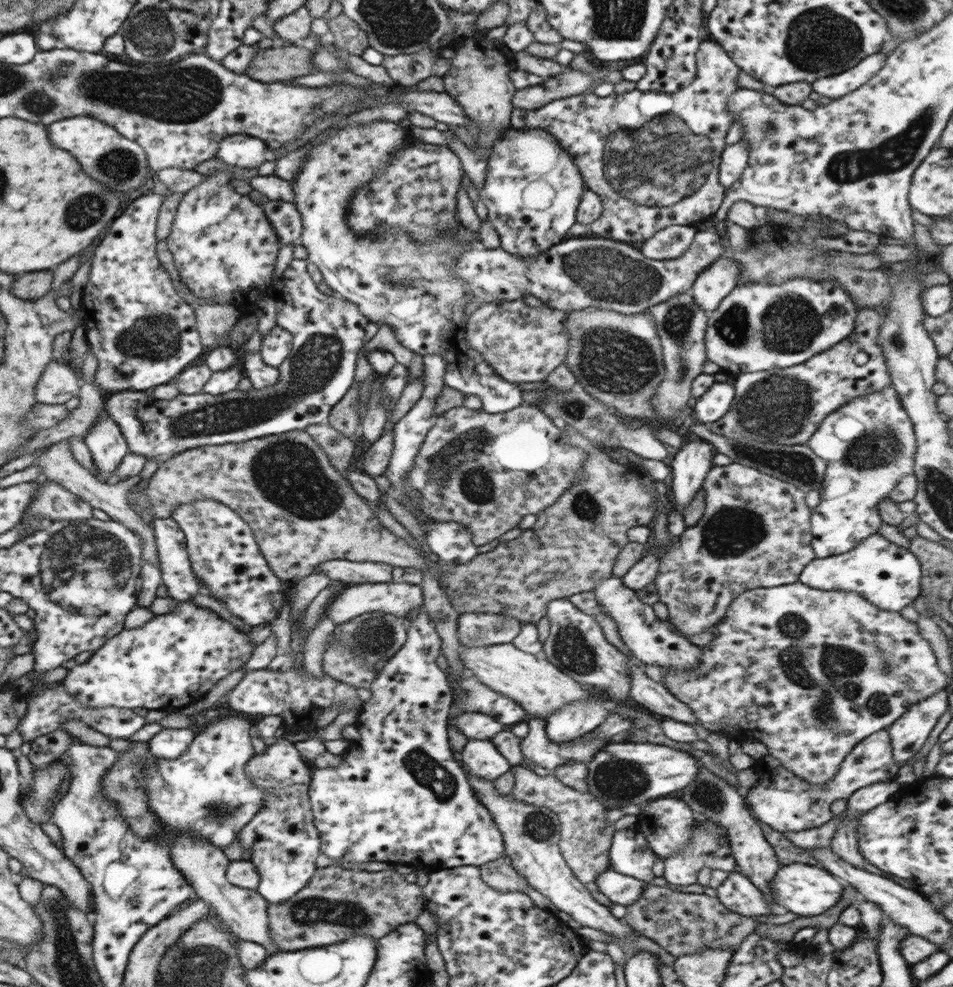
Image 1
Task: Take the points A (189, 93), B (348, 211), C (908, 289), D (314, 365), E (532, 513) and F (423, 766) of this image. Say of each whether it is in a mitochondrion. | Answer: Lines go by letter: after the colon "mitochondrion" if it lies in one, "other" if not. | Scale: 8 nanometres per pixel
A: mitochondrion
B: other
C: other
D: mitochondrion
E: other
F: mitochondrion

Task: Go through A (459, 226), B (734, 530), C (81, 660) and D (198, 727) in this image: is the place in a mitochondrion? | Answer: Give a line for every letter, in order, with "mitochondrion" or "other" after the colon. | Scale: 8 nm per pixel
A: other
B: mitochondrion
C: other
D: other

